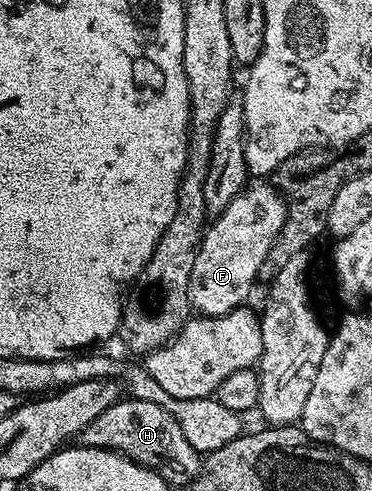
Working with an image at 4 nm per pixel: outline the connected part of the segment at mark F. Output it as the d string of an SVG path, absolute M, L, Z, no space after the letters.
M267 182L257 183L260 183L257 187L245 186L240 195L211 220L200 240L194 269L190 269L188 302L200 310L197 312L201 316L225 315L249 302L252 282L258 279L262 265L273 254L284 231L284 222L288 219L285 196L275 186L267 187L264 184Z

